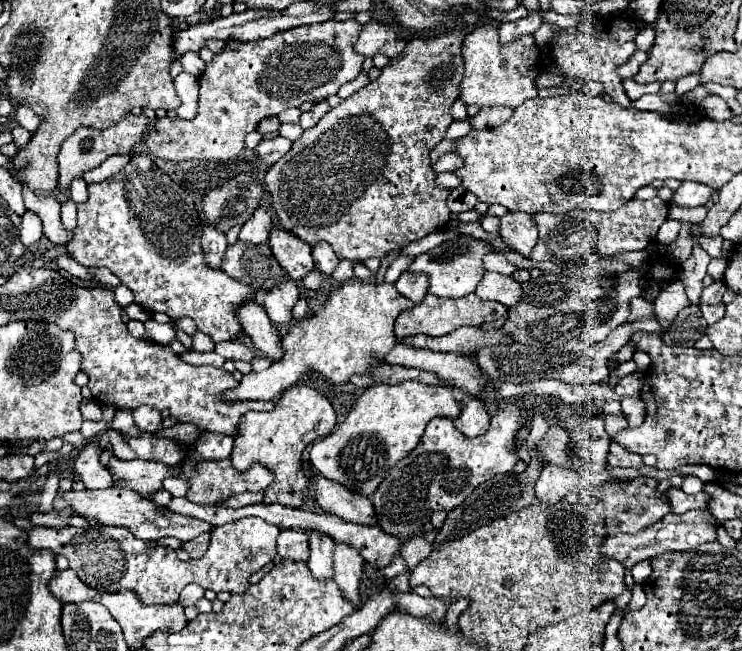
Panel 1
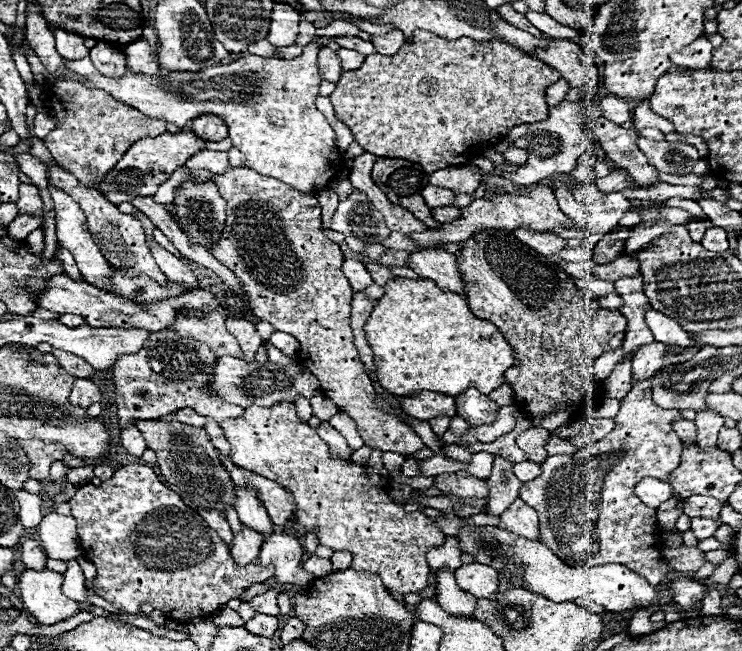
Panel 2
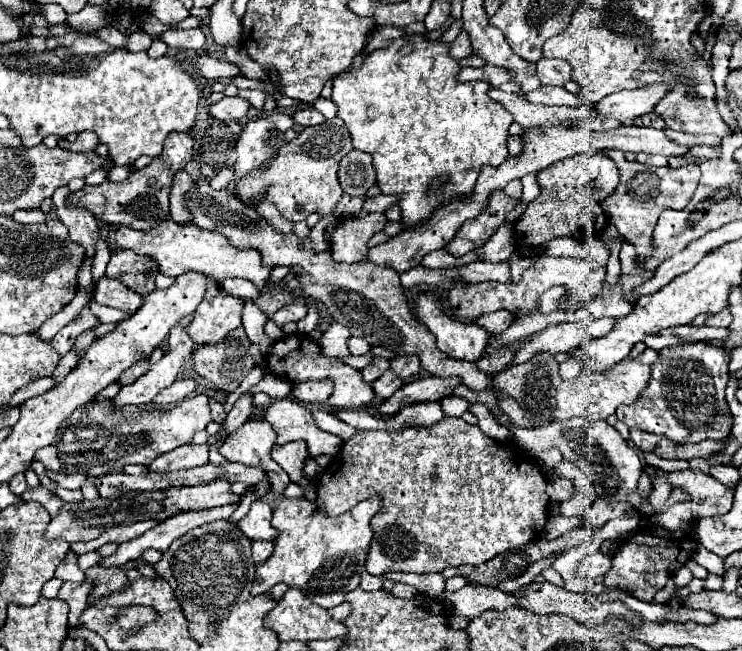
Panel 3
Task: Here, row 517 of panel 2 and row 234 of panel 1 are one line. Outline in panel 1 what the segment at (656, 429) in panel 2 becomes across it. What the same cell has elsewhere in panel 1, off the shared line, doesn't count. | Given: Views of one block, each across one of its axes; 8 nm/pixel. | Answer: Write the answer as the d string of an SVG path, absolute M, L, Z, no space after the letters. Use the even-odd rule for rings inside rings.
M659 197L650 200L632 198L614 212L570 210L564 214L534 214L538 228L538 244L532 250L532 260L550 260L566 268L580 268L620 250L644 250L654 238L662 222L668 218L668 206Z

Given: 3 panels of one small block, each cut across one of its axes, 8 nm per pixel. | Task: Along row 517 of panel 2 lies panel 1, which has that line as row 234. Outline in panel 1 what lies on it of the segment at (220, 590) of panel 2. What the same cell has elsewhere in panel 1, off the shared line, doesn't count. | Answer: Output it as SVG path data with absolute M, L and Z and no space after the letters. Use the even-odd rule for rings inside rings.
M136 154L124 172L118 172L104 182L88 184L88 200L78 204L78 226L74 228L74 236L66 248L82 266L106 266L112 270L112 274L116 274L120 282L134 292L134 302L148 312L164 312L174 320L188 316L196 322L198 330L208 334L214 342L234 340L240 336L242 328L232 310L242 302L254 300L254 292L246 284L226 276L224 270L212 270L204 264L200 232L202 226L196 216L194 198L168 174L160 172L148 156Z

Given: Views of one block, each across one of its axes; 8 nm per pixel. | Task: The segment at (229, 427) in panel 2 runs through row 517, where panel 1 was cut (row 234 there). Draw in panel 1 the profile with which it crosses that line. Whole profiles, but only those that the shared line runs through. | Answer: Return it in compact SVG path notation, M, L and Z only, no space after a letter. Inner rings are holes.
M454 30L454 34L440 34L440 36L430 36L430 38L414 38L406 44L404 52L398 56L398 58L392 58L384 68L382 68L382 74L376 82L370 82L368 86L360 88L358 92L354 92L350 98L342 100L340 106L332 108L316 126L304 130L304 134L292 142L292 148L288 154L284 154L274 166L270 166L270 170L266 172L266 178L264 178L264 190L270 194L270 202L272 202L272 208L280 220L280 226L286 228L288 232L292 232L294 236L298 236L300 240L304 240L306 244L314 246L318 244L320 240L328 242L334 252L340 256L340 258L346 258L350 262L364 262L366 258L384 258L390 250L400 250L404 248L406 244L418 240L418 238L424 238L426 234L430 232L436 232L440 228L446 226L446 222L450 220L450 210L446 208L446 196L450 190L446 188L438 188L434 184L434 170L430 166L430 150L444 138L444 132L446 128L452 124L452 116L450 116L450 106L452 102L458 98L458 84L462 80L462 72L464 72L464 62L462 62L462 40L464 40L466 32L460 32L460 30Z

